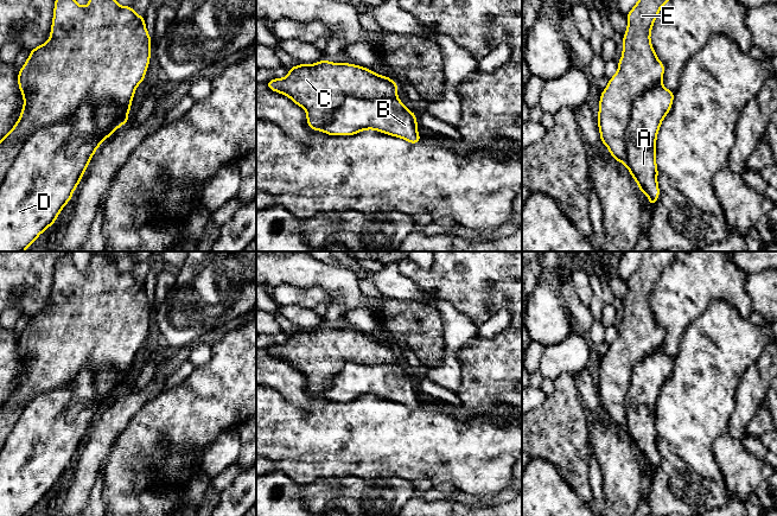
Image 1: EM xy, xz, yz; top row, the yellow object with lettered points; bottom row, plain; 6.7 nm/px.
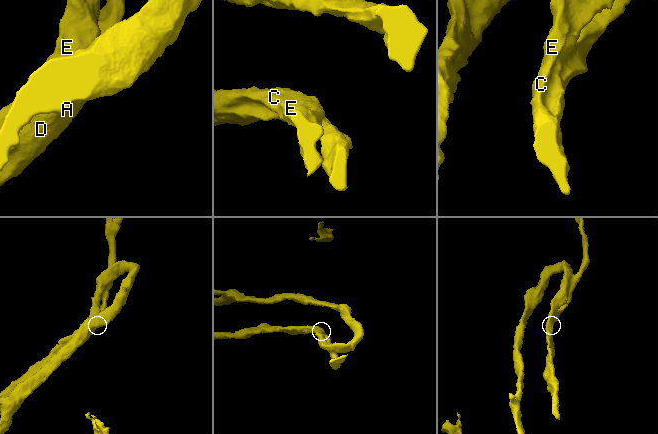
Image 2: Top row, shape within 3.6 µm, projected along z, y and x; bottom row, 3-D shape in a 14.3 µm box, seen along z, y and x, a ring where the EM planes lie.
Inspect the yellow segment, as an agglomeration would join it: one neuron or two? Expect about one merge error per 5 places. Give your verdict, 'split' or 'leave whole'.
leave whole

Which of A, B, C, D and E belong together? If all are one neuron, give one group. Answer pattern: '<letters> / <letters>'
A B C D E

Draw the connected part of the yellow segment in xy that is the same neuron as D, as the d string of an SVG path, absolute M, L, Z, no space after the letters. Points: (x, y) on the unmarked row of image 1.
M69 253L58 260L50 305L31 316L18 339L24 362L20 383L0 406L0 516L25 516L55 490L97 413L129 387L135 355L144 348L148 335L151 308L145 282L138 281L130 270L120 272L108 256L91 253L87 273L75 267Z

